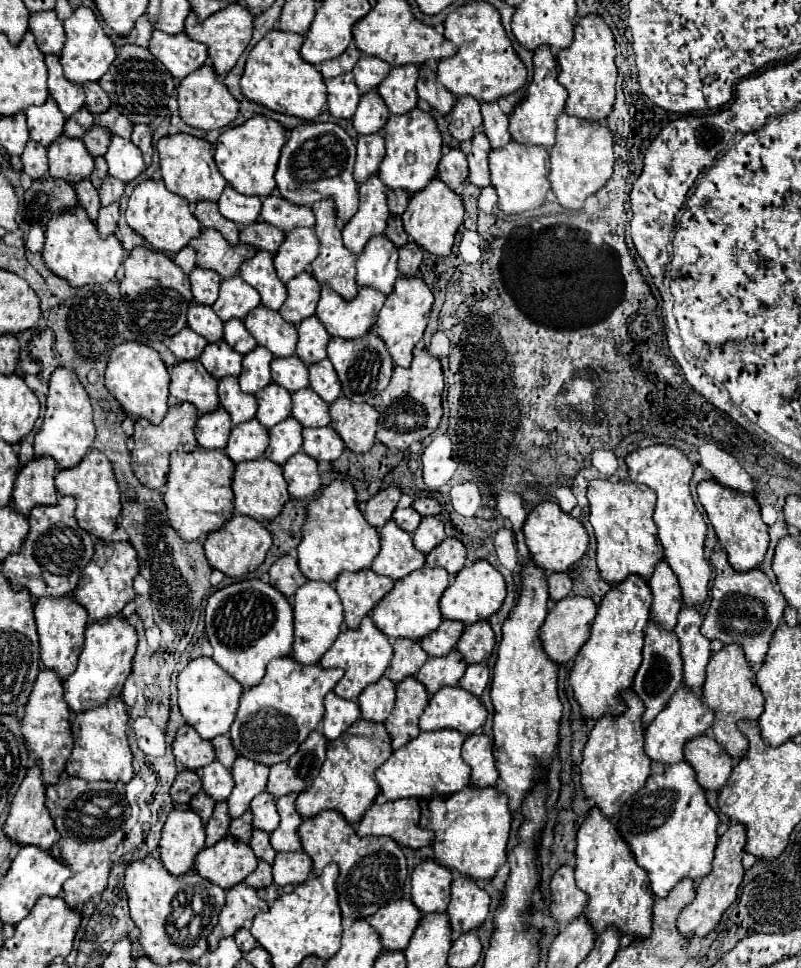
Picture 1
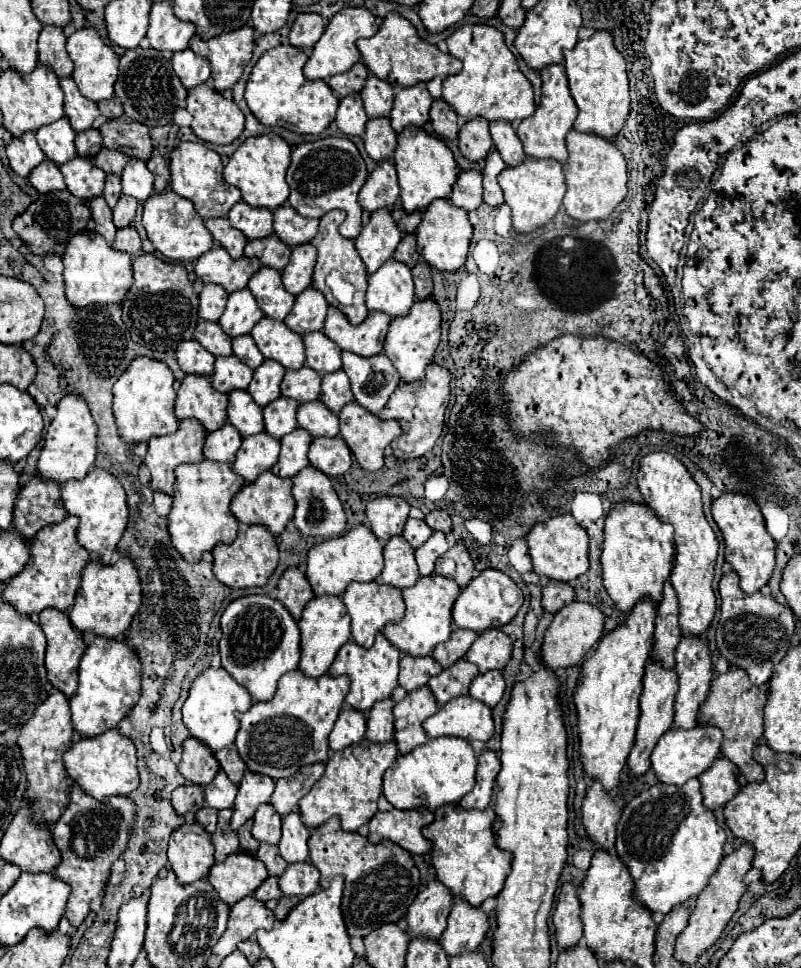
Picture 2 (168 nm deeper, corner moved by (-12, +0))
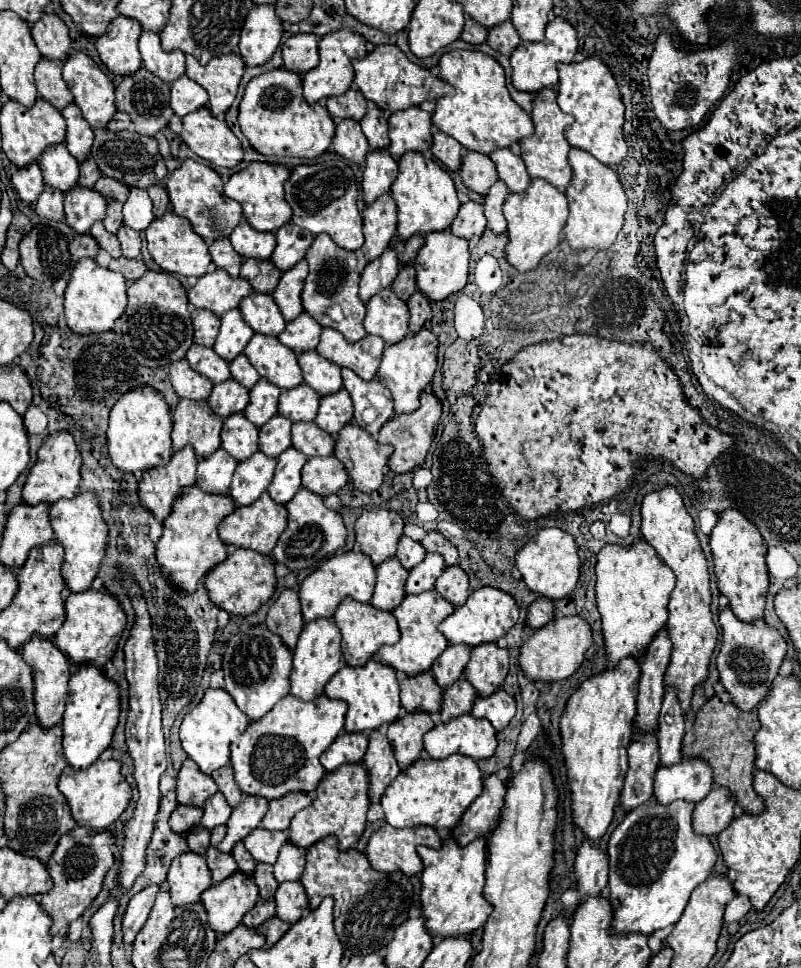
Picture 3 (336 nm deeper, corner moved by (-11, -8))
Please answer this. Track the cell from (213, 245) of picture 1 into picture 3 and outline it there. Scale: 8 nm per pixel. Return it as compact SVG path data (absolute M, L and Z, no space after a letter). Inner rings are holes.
M213 269L197 279L187 297L197 309L211 309L223 315L229 309L239 307L241 299L251 293L251 283L245 277L233 279L225 269Z

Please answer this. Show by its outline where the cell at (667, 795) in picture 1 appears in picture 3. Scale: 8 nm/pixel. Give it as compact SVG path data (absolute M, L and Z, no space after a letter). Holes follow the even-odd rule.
M653 801L649 805L641 805L637 809L631 809L625 819L617 825L617 829L611 833L609 839L609 899L613 901L613 931L635 931L651 935L657 929L665 929L667 925L675 925L693 893L693 889L703 883L715 863L717 863L717 851L709 837L697 835L693 831L693 815L695 805L691 801L673 801L669 805L661 805L659 801Z

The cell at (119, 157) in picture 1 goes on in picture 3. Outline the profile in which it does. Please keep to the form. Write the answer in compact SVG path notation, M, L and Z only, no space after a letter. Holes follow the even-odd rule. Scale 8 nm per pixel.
M131 187L129 199L123 203L123 221L131 229L145 231L153 221L153 205L145 189Z

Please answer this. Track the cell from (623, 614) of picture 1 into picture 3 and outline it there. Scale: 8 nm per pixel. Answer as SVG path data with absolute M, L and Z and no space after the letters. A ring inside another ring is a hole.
M625 657L615 667L607 667L603 673L583 681L569 697L561 715L563 755L573 793L573 821L581 827L583 835L593 841L601 839L607 831L629 769L627 747L635 727L639 677L639 657Z

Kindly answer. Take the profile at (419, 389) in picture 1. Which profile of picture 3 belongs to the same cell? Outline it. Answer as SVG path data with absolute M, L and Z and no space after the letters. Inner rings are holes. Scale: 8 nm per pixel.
M423 391L421 397L421 407L411 411L411 413L403 413L403 415L393 415L379 431L377 441L381 443L391 443L395 447L393 455L389 457L389 467L395 473L407 473L413 471L415 467L423 465L425 455L435 439L435 429L439 425L439 417L441 417L441 401L433 391Z

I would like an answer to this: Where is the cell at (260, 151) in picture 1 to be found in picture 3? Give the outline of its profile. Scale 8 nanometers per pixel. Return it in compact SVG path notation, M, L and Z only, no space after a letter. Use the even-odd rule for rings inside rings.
M253 161L245 169L233 173L225 183L225 197L235 199L243 207L243 217L247 223L257 231L271 231L275 233L281 225L291 219L291 207L283 197L283 183L289 177L289 169L277 163Z

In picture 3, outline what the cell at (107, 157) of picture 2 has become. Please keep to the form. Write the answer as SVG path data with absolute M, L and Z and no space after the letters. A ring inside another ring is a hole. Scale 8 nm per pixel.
M101 177L97 183L95 183L95 189L101 191L107 201L113 201L113 199L119 199L119 201L125 201L127 199L127 193L129 193L129 187L119 183L117 179L111 179L111 177Z

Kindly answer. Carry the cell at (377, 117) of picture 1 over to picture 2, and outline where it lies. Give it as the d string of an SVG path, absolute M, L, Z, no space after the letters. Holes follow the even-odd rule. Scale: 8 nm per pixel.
M370 119L366 123L364 147L372 161L390 161L396 149L396 133L390 127L390 119Z

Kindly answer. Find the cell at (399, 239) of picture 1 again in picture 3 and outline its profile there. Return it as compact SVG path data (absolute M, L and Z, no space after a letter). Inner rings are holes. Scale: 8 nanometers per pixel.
M403 265L403 267L399 269L399 273L397 273L397 277L395 277L395 281L393 281L391 287L393 287L393 291L395 291L403 301L407 301L409 295L417 289L413 265Z

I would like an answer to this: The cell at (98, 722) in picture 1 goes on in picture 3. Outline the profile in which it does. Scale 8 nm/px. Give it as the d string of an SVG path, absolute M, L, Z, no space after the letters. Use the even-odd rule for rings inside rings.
M97 759L87 769L79 769L79 771L69 769L61 773L59 789L67 797L67 803L71 807L71 815L75 817L75 821L95 831L103 831L113 821L117 821L117 817L127 809L131 801L131 785L121 775L121 761L117 759L107 759L107 761Z

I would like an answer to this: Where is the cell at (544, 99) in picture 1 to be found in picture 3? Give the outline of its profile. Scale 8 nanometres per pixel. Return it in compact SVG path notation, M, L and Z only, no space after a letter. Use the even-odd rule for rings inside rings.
M545 87L539 93L535 93L531 117L535 123L535 133L531 137L525 137L523 141L519 141L521 143L521 159L525 161L531 177L541 177L565 193L565 187L571 179L571 165L567 163L567 153L569 153L571 145L565 139L565 127L571 125L573 117L559 109L557 93L553 91L553 87Z

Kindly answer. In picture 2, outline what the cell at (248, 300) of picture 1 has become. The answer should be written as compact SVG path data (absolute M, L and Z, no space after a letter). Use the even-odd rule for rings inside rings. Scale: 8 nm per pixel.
M242 289L238 293L232 293L228 297L226 309L220 317L220 327L228 337L240 337L240 335L248 335L252 331L252 327L264 317L264 313L260 311L256 299L252 297L252 293L248 289Z

